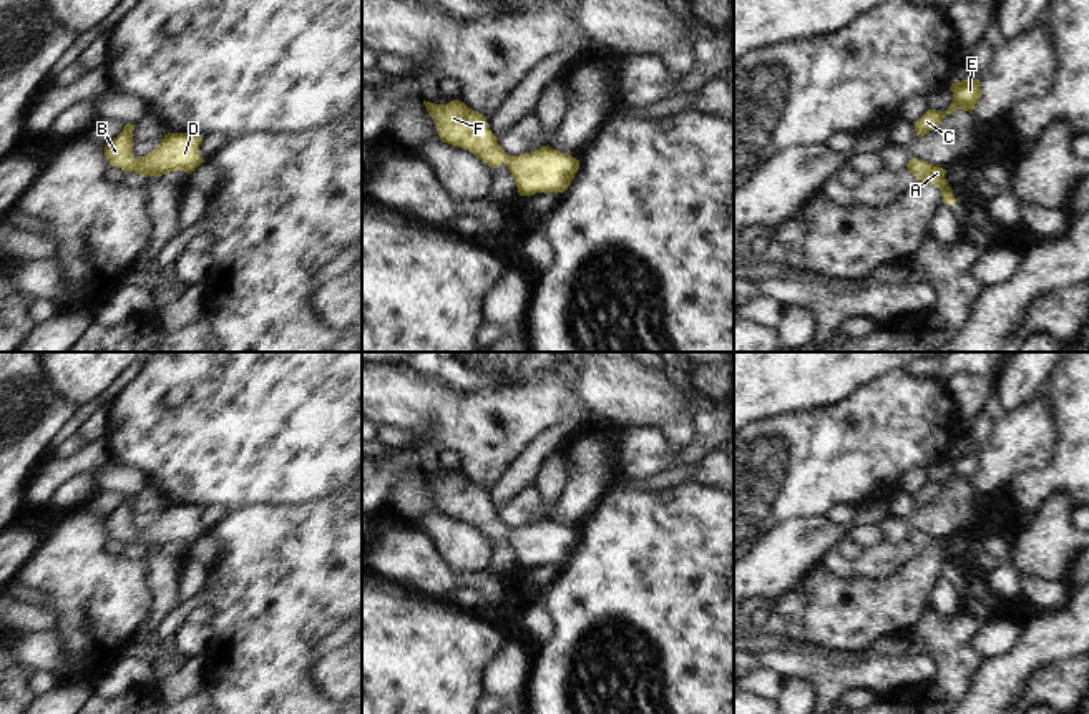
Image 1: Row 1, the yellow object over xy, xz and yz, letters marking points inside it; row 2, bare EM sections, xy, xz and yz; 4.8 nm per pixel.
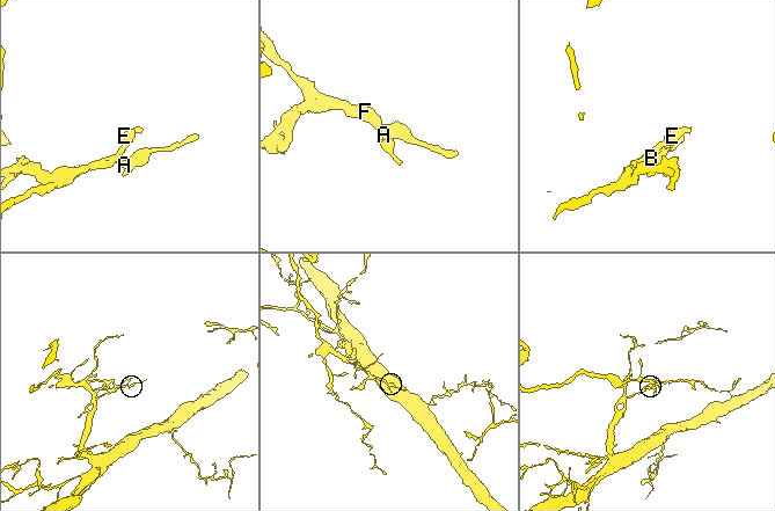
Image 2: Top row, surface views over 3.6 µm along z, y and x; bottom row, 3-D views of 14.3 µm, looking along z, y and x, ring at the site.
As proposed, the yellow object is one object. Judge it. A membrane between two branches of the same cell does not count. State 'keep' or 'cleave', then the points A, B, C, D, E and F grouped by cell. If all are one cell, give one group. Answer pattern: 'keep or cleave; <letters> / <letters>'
keep; A B C D E F

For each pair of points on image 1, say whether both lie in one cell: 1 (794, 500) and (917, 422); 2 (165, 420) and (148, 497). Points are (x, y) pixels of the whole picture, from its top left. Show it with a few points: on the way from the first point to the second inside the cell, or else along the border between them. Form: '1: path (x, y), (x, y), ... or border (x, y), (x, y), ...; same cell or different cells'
1: path (824, 470), (840, 454), (859, 450), (887, 427); same cell
2: border (146, 482), (168, 503); different cells

